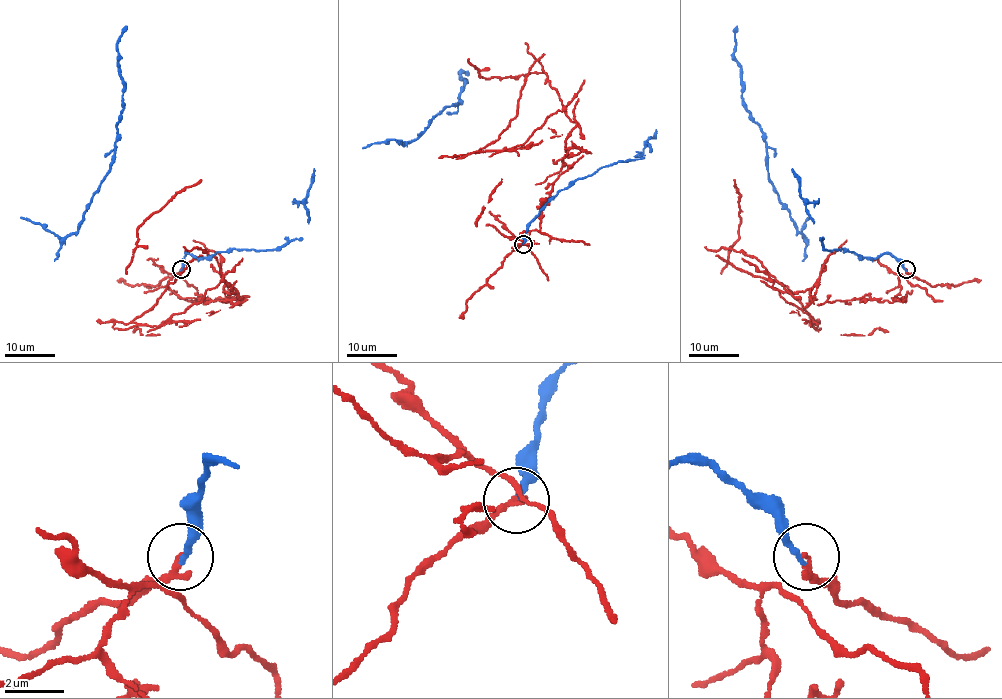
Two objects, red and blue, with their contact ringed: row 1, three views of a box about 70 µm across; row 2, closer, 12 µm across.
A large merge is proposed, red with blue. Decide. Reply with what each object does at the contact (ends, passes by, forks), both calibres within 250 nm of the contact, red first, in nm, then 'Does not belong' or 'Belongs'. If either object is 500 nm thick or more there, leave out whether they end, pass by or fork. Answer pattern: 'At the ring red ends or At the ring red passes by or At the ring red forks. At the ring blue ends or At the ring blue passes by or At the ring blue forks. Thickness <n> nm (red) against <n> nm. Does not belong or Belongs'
At the ring red ends. At the ring blue ends. Thickness 200 nm (red) against 240 nm. Does not belong

